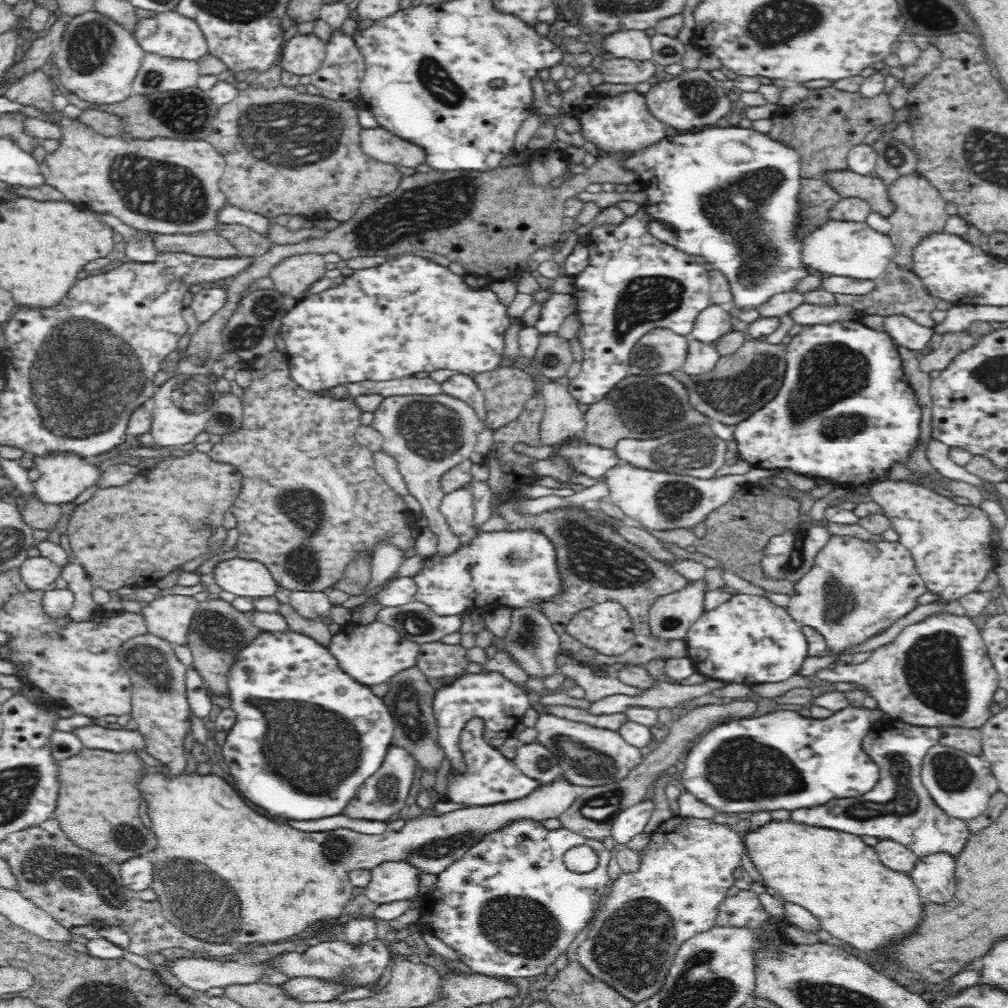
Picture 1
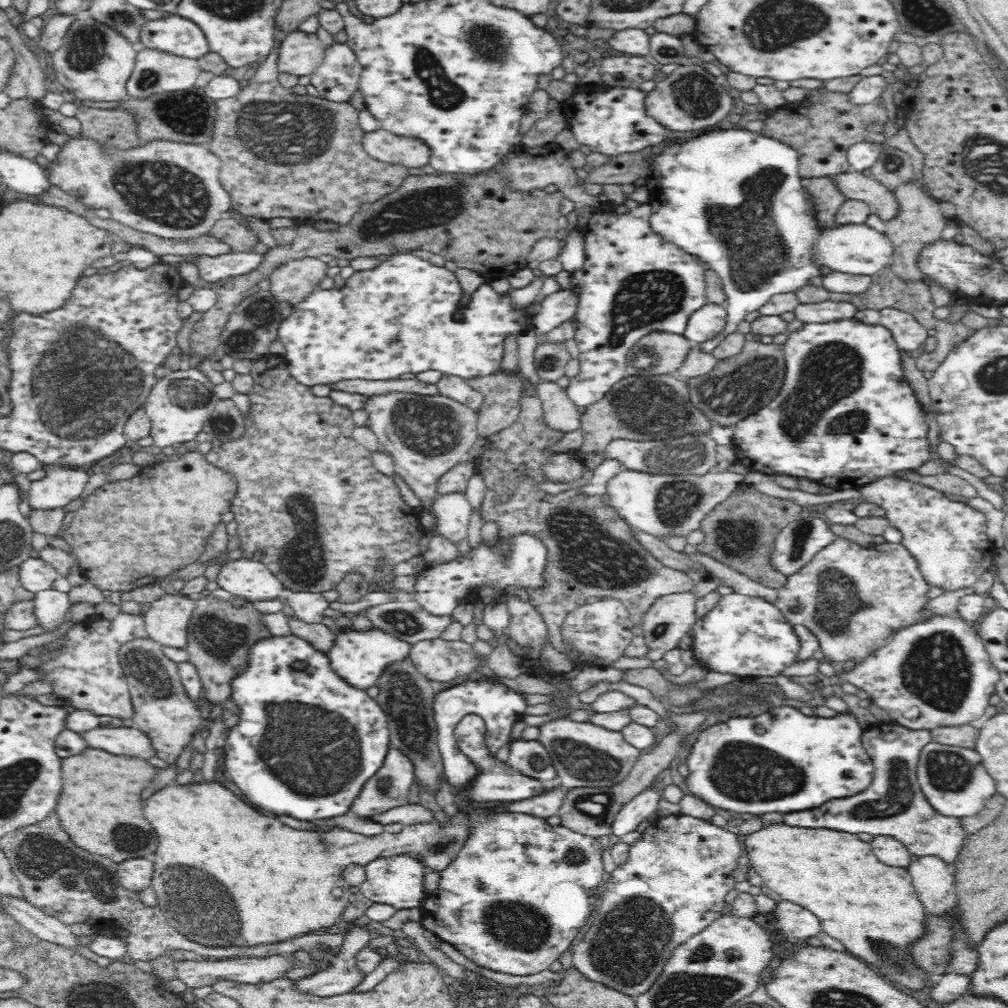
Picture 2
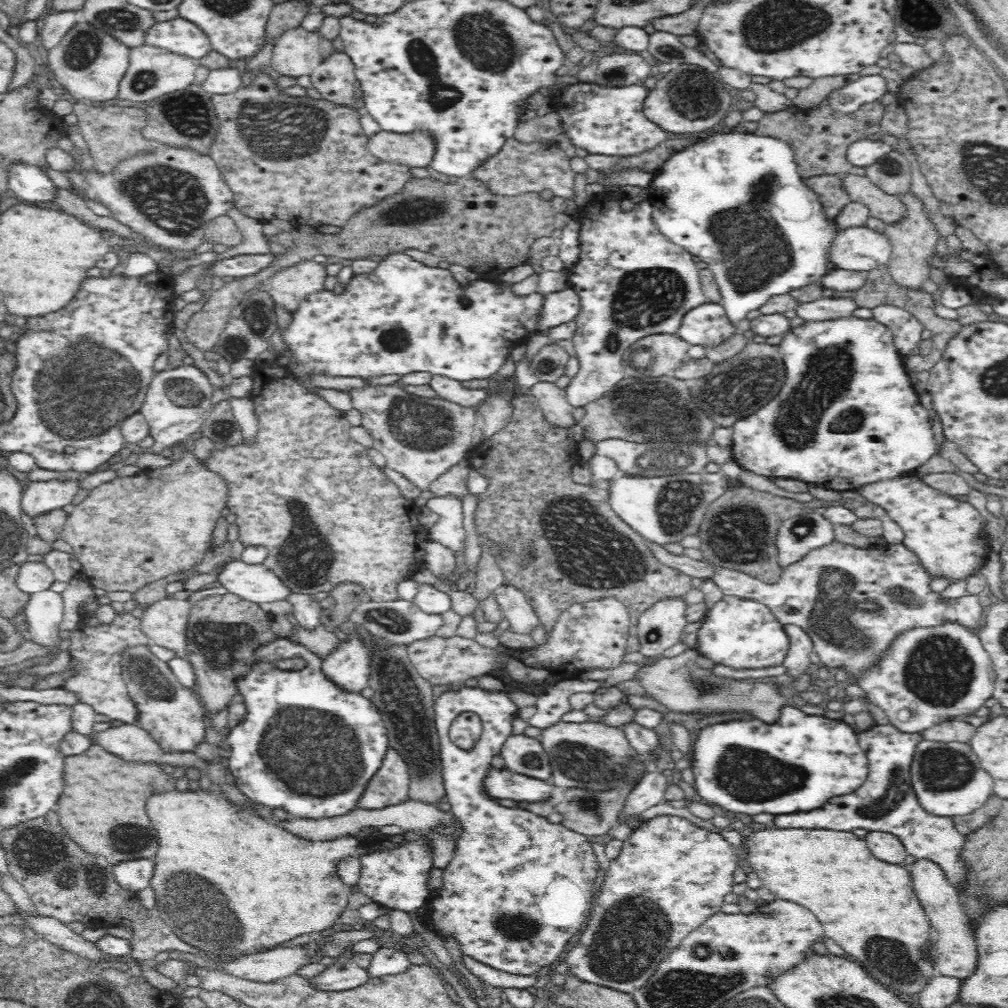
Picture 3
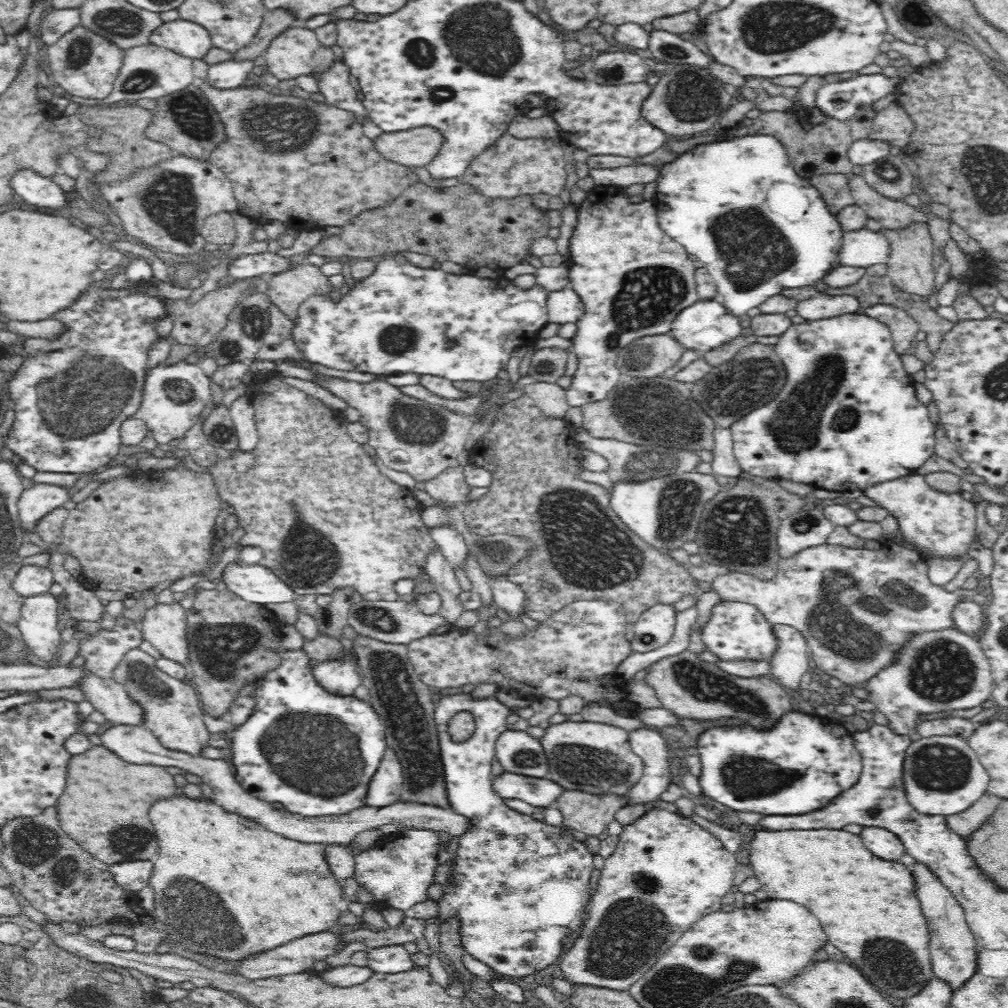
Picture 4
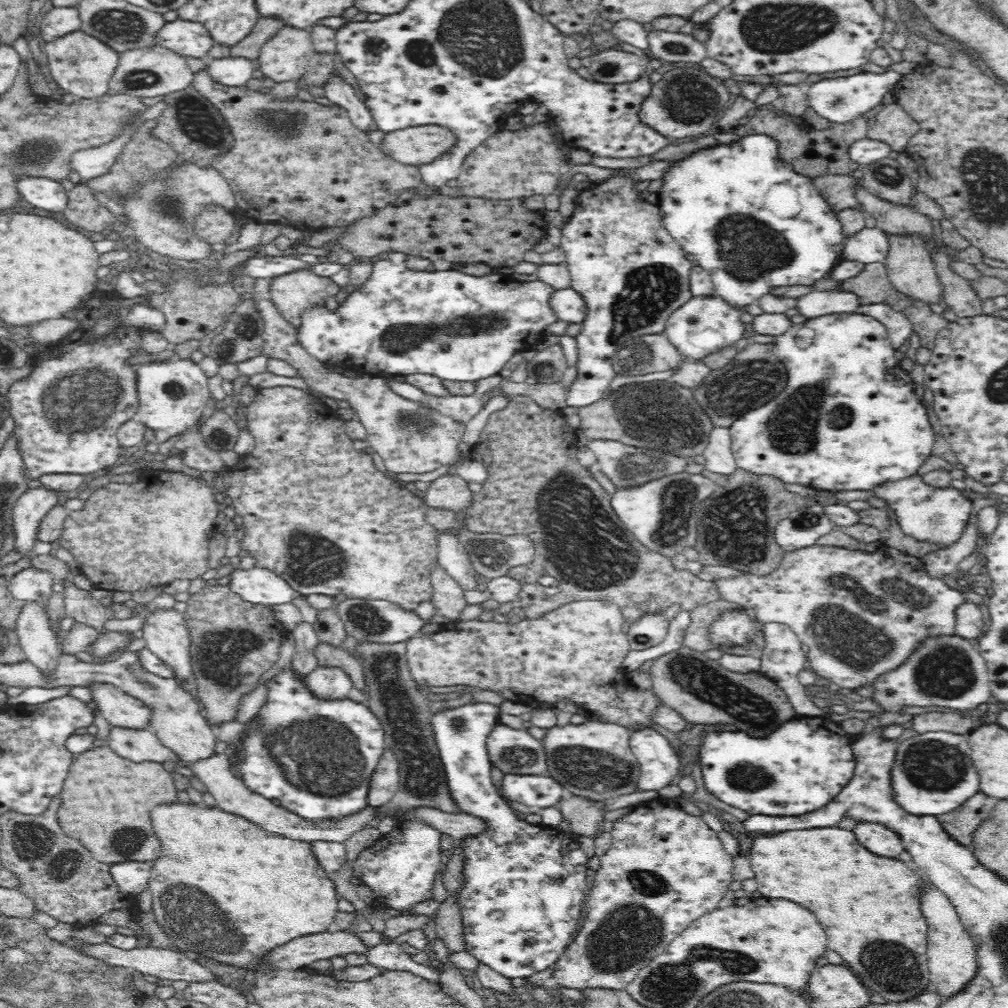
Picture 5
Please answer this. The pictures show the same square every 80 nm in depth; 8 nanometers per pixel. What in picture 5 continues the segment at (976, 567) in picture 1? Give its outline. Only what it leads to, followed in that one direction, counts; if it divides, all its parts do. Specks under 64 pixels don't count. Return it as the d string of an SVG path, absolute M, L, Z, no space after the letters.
M918 474L886 483L874 489L875 496L887 501L889 508L897 514L897 521L906 534L919 540L941 542L944 546L955 542L965 526L971 512L971 501L951 484L935 486L926 484Z

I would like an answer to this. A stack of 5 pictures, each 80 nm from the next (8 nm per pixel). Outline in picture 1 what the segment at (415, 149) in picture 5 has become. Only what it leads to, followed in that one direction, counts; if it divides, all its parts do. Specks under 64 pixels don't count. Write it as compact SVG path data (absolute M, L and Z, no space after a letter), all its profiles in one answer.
M382 127L363 129L360 137L363 151L376 160L408 168L416 168L419 164L426 163L425 148Z

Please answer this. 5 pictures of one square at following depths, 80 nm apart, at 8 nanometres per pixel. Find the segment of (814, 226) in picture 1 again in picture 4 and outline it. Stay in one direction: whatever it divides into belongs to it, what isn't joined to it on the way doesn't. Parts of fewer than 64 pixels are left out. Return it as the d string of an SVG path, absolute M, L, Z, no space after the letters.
M826 173L809 179L819 190L828 208L833 213L840 212L843 208L855 204L848 175L843 175L842 173Z

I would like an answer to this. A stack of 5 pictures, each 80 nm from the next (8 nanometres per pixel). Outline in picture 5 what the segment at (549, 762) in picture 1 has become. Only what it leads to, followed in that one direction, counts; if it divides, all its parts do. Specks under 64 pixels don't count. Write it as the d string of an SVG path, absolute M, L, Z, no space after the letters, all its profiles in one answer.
M497 719L489 725L484 738L491 768L498 768L504 775L547 775L543 742L527 730L511 728Z

